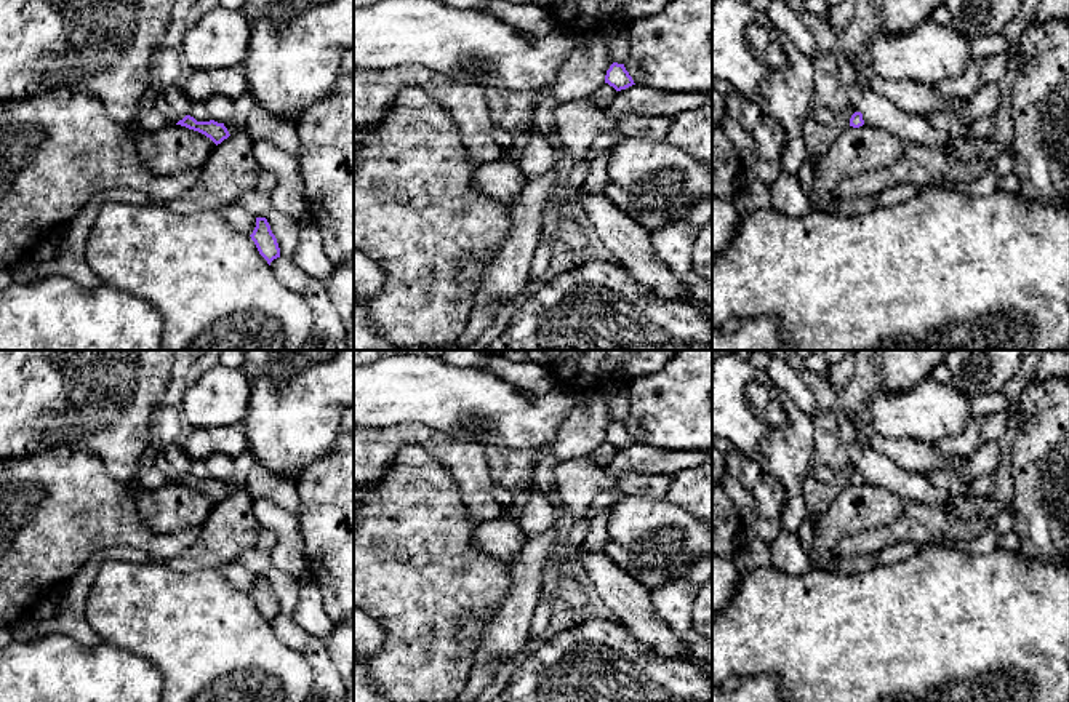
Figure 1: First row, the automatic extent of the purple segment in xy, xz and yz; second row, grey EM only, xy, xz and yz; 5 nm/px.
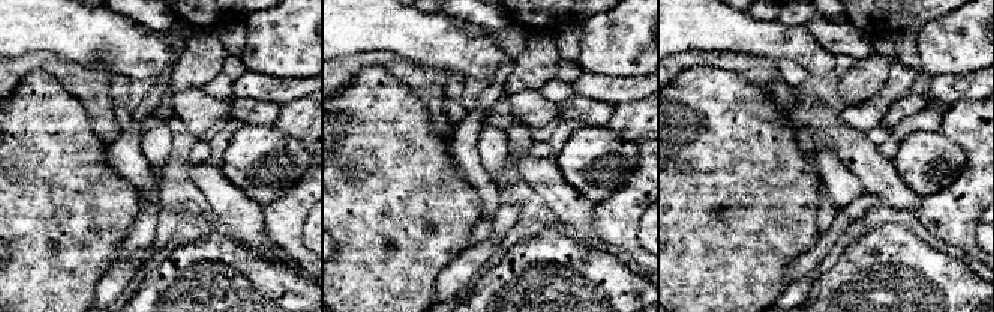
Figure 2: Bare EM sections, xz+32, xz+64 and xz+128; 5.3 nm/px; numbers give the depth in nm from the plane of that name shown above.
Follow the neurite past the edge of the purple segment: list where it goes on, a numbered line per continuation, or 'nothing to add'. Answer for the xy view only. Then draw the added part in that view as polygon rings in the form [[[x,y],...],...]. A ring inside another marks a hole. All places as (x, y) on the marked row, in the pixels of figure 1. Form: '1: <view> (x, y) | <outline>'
nothing to add

